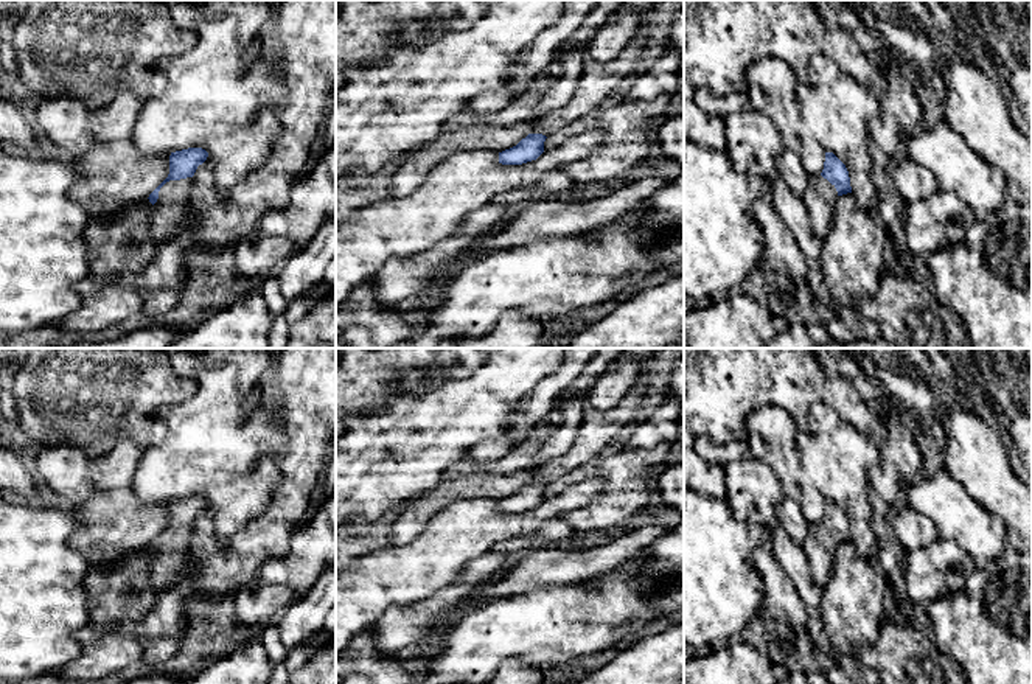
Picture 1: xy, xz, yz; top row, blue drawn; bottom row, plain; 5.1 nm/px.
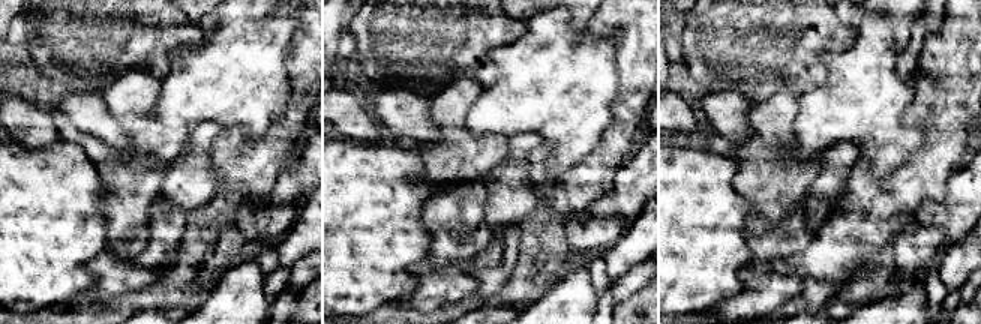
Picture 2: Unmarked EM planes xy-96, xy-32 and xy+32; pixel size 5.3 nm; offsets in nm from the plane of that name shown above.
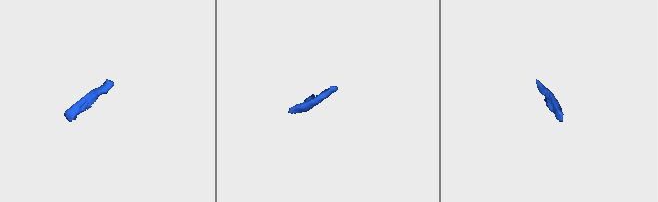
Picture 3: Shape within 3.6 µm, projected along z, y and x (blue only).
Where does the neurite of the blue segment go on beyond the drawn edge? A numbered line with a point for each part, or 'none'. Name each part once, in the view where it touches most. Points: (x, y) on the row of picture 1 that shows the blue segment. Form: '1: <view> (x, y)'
1: xy (171, 213)

